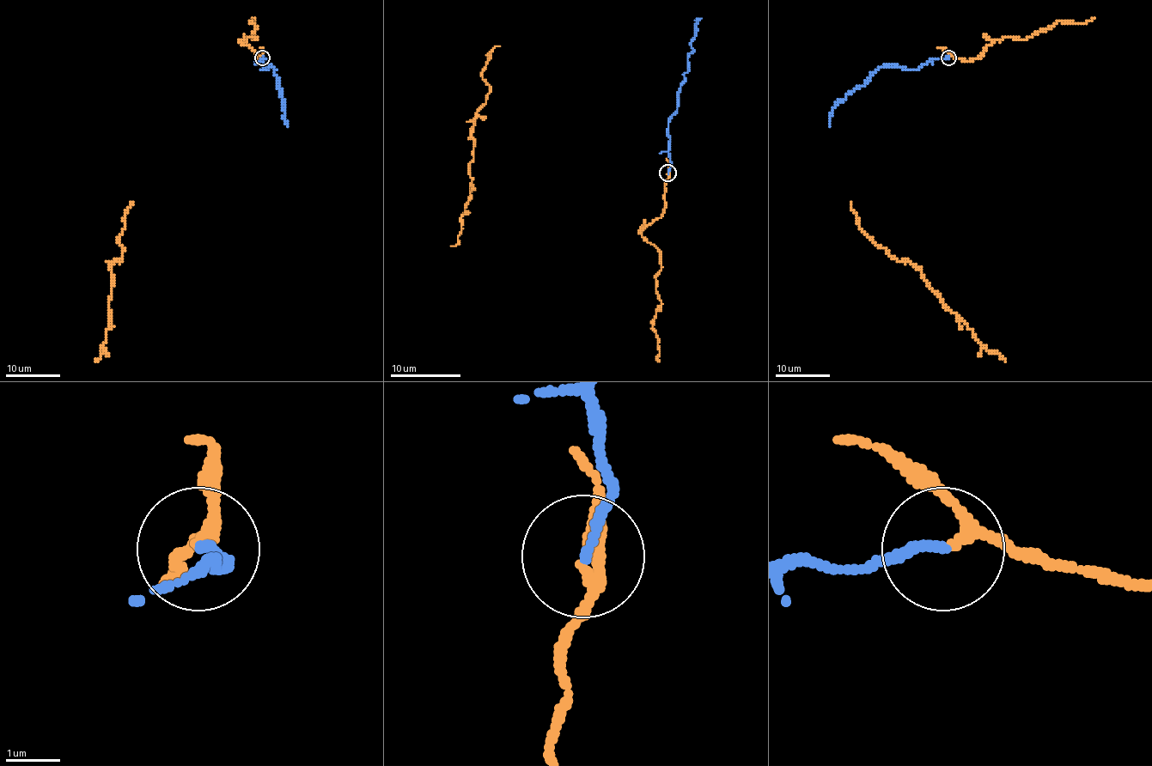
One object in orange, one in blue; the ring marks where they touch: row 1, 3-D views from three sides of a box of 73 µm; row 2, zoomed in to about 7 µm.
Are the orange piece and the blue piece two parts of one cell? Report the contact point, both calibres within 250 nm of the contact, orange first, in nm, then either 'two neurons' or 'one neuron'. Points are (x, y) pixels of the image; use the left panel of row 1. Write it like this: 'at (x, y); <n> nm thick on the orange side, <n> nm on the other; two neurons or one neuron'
at (262, 57); 200 nm thick on the orange side, 170 nm on the other; one neuron

